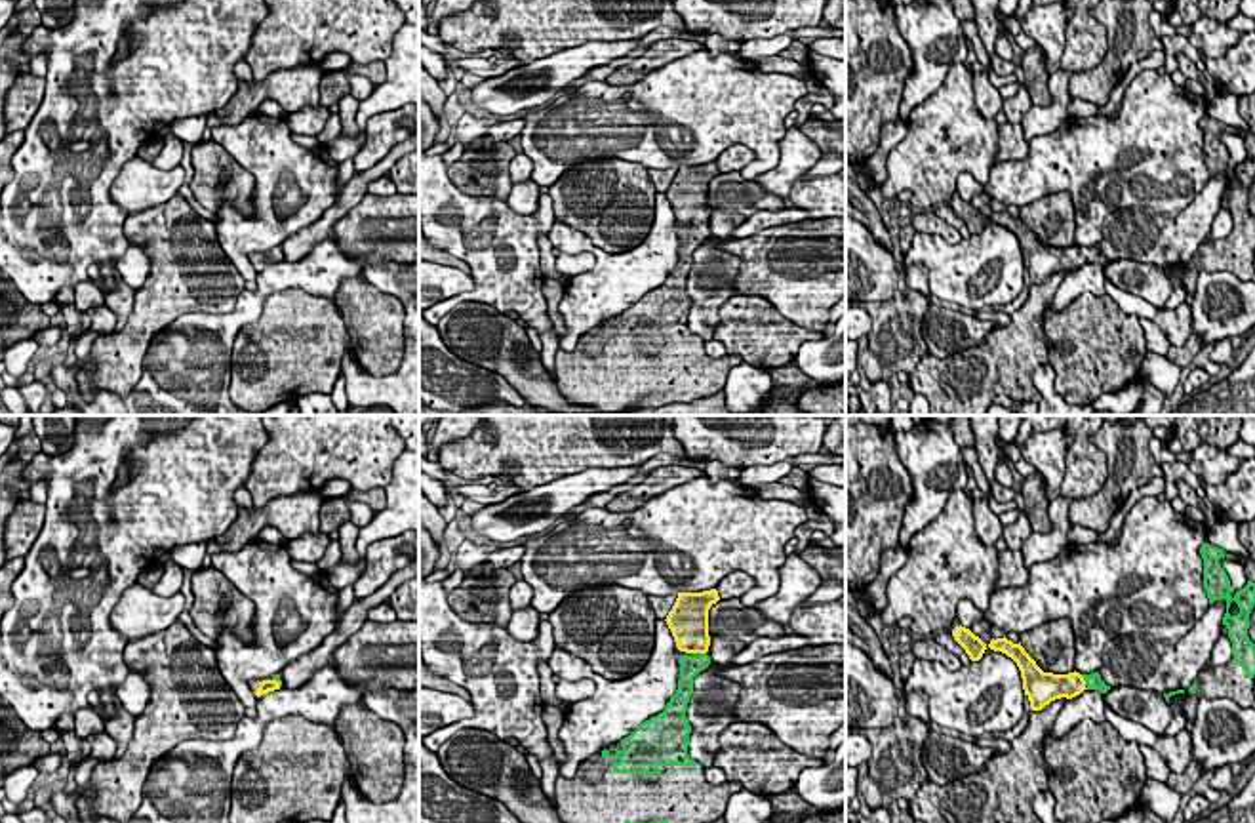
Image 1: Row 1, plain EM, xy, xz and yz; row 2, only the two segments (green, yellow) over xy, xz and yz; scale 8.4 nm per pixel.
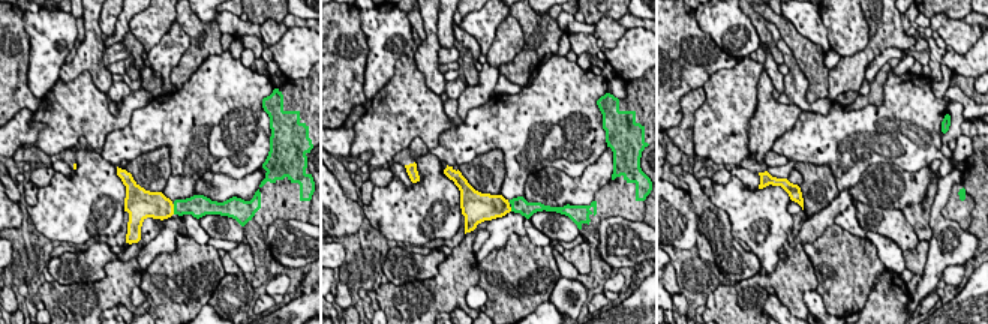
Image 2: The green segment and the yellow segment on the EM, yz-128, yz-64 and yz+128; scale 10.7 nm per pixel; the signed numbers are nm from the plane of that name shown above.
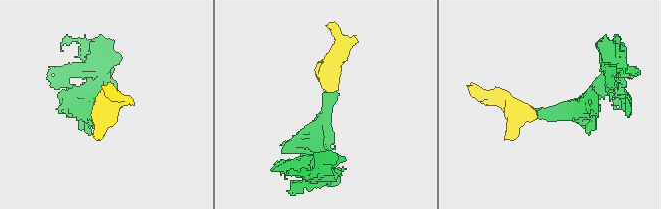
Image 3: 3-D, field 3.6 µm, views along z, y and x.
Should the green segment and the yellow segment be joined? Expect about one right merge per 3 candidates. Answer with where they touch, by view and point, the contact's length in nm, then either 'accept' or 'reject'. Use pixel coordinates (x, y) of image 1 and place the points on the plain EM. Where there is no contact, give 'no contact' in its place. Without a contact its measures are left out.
contact yz (1084, 252); length 90 nm; accept

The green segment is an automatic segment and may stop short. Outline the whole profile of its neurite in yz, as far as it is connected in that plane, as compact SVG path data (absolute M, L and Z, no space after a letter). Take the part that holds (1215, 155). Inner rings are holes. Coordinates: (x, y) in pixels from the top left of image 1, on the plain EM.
M1255 93L1238 99L1238 112L1249 124L1245 135L1238 128L1225 126L1209 116L1202 116L1200 120L1204 131L1204 162L1209 177L1226 173L1223 198L1228 202L1232 231L1221 240L1204 240L1188 265L1196 271L1232 272L1238 280L1247 282L1255 274L1255 217L1247 210L1249 187L1255 179ZM1221 131L1244 139L1247 158L1236 164L1234 170L1230 168L1230 152L1219 137Z

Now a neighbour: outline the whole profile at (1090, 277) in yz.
M1084 263L1080 269L1066 272L1049 309L1061 311L1084 291L1105 295L1105 280L1105 267L1101 267L1099 263Z

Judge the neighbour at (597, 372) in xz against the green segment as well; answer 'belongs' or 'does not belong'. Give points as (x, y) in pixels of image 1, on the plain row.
belongs

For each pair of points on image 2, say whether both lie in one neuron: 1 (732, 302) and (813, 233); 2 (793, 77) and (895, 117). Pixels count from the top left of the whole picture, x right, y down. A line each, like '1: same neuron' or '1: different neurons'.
1: same neuron
2: different neurons

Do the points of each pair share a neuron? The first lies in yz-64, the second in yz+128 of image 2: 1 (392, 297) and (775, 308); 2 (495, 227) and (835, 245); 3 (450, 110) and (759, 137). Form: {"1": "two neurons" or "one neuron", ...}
{"1": "two neurons", "2": "two neurons", "3": "one neuron"}

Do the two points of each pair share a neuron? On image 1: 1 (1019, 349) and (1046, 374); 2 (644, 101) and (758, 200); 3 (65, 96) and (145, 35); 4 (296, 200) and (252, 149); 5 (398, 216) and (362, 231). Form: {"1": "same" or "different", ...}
{"1": "different", "2": "different", "3": "same", "4": "same", "5": "same"}

